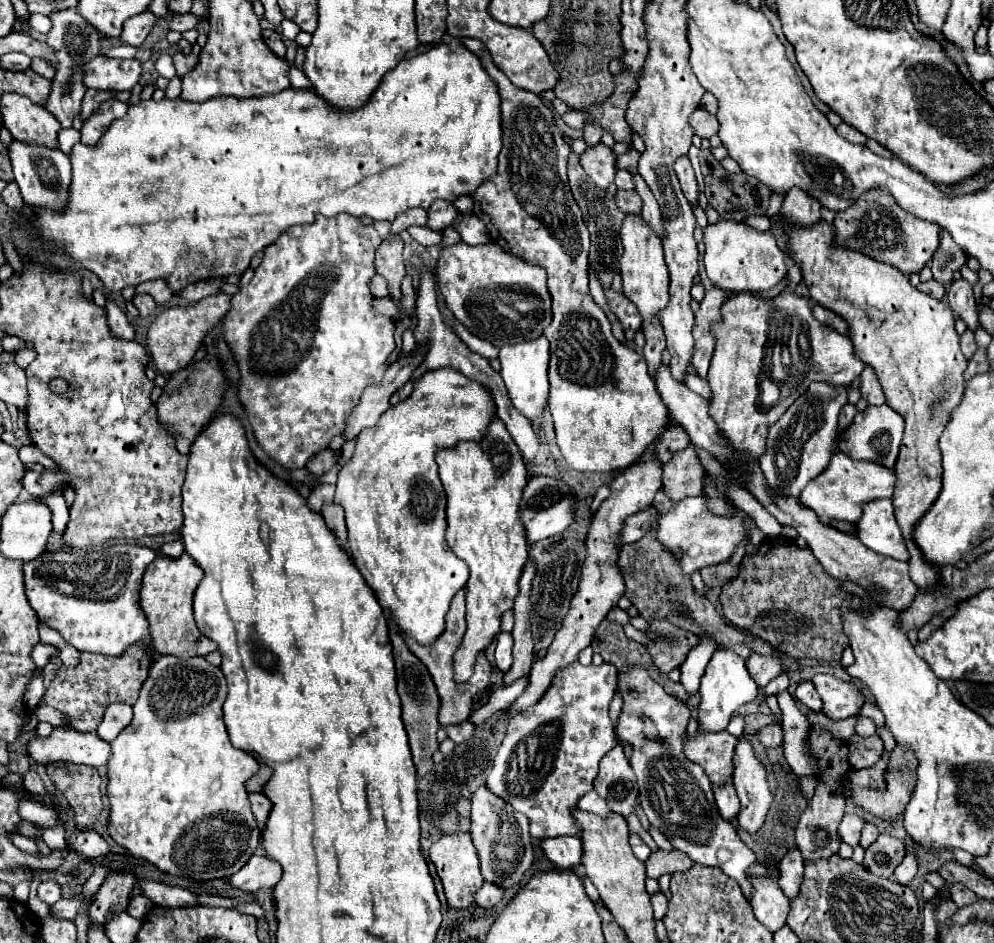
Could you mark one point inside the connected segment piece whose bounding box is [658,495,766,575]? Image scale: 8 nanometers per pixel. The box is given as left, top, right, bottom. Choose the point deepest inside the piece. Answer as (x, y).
(698, 539)

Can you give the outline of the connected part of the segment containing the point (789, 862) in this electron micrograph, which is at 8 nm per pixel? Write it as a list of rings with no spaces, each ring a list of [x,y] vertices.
[[[798,847],[790,849],[786,857],[782,857],[780,861],[780,869],[782,869],[782,877],[780,877],[780,887],[782,891],[792,899],[798,895],[798,887],[802,881],[802,869],[804,869],[804,859]]]

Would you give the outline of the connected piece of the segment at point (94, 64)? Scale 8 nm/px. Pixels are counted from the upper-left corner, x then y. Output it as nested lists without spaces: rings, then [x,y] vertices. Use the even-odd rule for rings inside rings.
[[[106,55],[94,57],[84,65],[84,85],[102,91],[130,91],[142,75],[138,59],[110,59]]]

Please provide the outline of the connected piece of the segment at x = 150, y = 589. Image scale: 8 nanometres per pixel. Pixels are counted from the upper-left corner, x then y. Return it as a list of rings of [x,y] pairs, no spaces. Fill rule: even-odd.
[[[158,553],[156,559],[148,565],[140,587],[140,607],[150,623],[152,647],[158,653],[188,659],[196,655],[204,657],[218,649],[212,639],[208,639],[198,631],[192,615],[192,595],[200,581],[202,581],[202,571],[188,553],[182,553],[178,559],[170,559]]]

